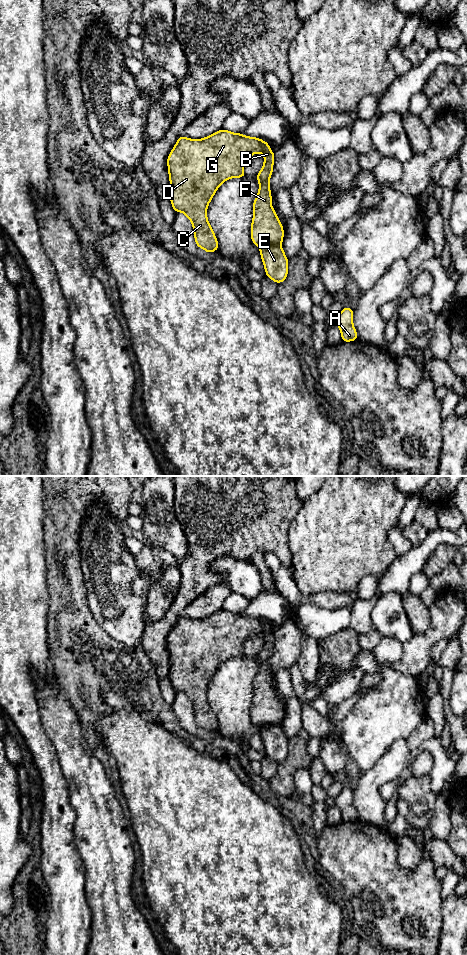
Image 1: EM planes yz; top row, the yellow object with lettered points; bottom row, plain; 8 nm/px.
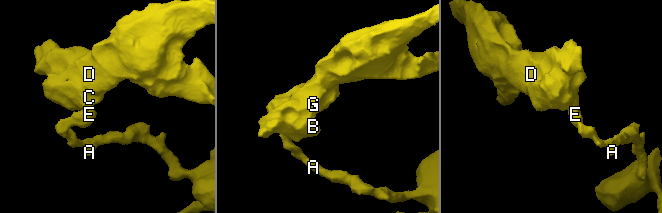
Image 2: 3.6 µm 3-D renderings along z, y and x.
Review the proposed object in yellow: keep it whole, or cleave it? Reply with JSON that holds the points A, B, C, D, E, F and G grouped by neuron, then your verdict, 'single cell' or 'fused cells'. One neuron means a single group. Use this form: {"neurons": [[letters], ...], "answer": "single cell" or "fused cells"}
{"neurons": [["A", "E"], ["B", "C", "D", "F", "G"]], "answer": "fused cells"}

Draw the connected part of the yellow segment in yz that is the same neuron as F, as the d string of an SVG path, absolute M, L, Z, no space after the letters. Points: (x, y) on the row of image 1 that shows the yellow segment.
M221 129L209 137L199 140L179 137L168 155L167 164L170 179L169 197L175 212L184 213L193 225L195 243L208 254L218 250L217 238L207 219L207 207L219 186L229 178L246 177L245 162L255 153L264 154L264 164L256 175L259 192L254 200L251 239L260 249L266 245L281 245L284 231L280 220L271 206L269 180L273 171L275 154L267 142L260 138L244 136Z

